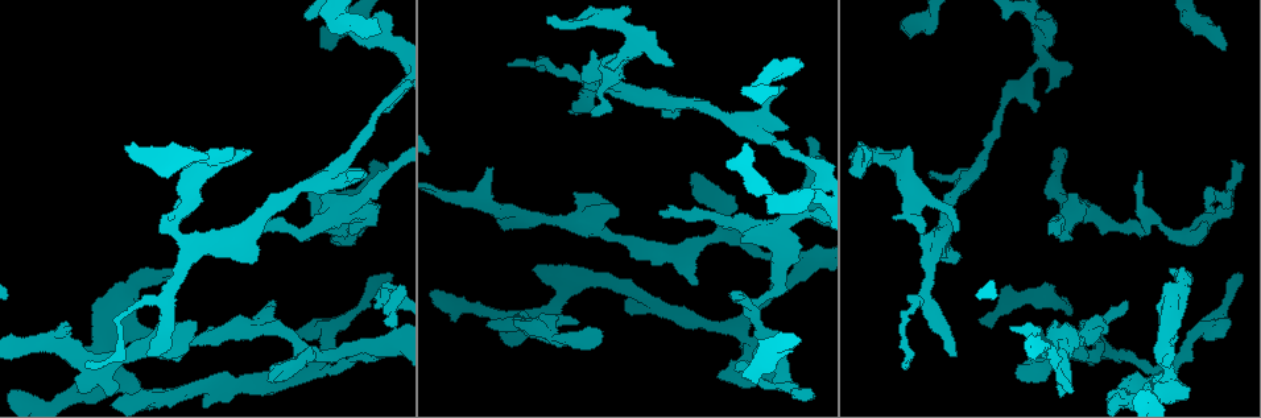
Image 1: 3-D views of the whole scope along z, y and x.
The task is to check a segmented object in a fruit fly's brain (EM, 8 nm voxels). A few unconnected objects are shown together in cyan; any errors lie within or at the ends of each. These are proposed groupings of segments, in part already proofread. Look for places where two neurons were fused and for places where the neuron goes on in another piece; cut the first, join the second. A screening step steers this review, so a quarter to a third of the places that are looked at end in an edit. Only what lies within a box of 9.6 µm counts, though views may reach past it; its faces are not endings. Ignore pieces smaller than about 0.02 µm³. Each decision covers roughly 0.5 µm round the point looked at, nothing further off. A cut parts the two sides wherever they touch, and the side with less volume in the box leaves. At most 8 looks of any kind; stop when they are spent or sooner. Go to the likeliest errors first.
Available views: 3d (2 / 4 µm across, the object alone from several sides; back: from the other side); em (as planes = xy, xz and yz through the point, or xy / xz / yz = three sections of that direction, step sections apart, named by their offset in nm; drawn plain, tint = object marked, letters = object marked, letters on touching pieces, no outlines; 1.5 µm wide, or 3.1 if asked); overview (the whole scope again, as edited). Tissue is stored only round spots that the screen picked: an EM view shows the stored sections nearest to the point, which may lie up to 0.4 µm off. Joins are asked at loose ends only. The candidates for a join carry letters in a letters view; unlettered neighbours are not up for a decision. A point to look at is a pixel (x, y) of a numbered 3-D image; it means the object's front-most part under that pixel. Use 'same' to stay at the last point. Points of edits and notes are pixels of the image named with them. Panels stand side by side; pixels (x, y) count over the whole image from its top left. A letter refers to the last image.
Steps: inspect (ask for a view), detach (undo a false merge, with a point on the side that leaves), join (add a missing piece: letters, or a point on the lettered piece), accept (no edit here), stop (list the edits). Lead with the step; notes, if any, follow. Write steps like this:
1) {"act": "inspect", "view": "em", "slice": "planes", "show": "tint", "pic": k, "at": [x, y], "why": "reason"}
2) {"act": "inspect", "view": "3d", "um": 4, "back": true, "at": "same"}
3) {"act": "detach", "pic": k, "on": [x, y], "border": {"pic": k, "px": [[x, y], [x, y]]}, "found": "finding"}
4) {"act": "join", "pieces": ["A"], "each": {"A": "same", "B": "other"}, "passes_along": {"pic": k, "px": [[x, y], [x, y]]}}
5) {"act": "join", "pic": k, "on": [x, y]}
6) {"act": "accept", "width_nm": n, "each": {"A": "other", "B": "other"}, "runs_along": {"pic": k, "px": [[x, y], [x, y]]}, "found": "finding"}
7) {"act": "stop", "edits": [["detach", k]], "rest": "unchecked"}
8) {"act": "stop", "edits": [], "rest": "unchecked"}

{"act": "inspect", "view": "3d", "um": 4, "back": true, "pic": 1, "at": [386, 321], "why": "an open end"}

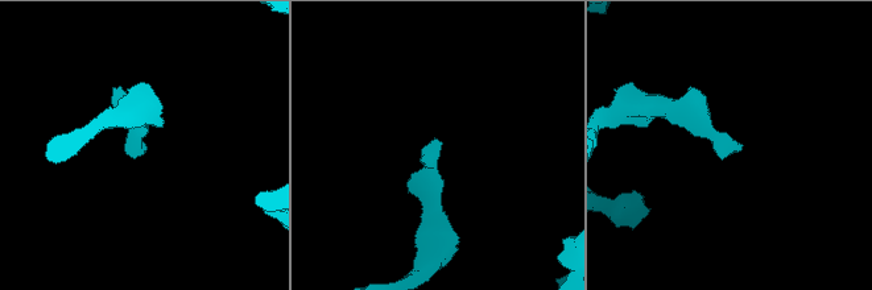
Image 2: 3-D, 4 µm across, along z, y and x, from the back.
{"act": "inspect", "view": "em", "slice": "xy", "step": 8, "show": "tint", "pic": 2, "at": [144, 145]}

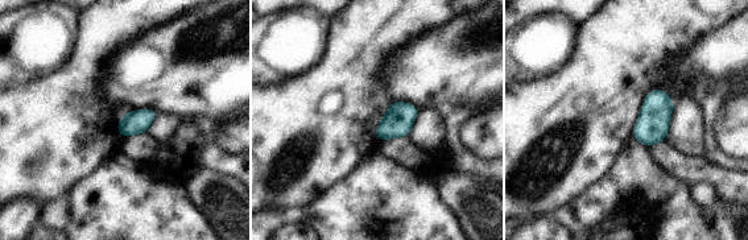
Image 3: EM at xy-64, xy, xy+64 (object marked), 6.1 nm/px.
{"act": "inspect", "view": "em", "slice": "xy", "step": 8, "show": "letters", "at": "same"}

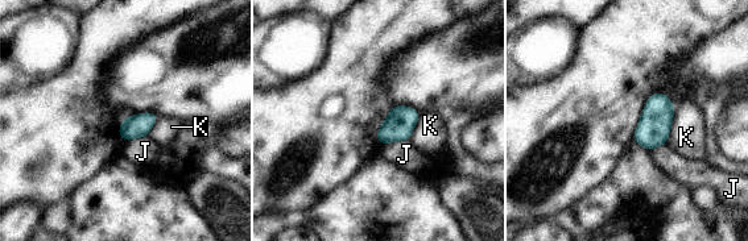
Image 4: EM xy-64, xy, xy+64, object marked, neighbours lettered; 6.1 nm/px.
{"act": "accept", "longest_contact_nm": ["K", 240], "each": {"J": "other", "K": "other"}, "border": {"pic": 4, "px": [[408, 140], [380, 144]]}, "found": "none of them fits"}

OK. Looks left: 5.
{"act": "inspect", "view": "em", "slice": "planes", "show": "letters", "pic": 1, "at": [740, 298], "why": "free end"}

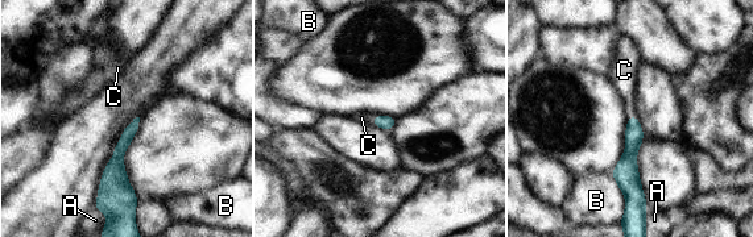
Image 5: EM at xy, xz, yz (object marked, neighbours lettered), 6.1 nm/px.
{"act": "join", "pieces": ["C"], "each": {"A": "other", "B": "other", "C": "same"}, "passes_along": {"pic": 5, "px": [[633, 133], [632, 116], [624, 77]]}, "found": "it goes on there"}

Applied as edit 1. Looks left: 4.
{"act": "inspect", "view": "overview", "why": "see it whole again"}

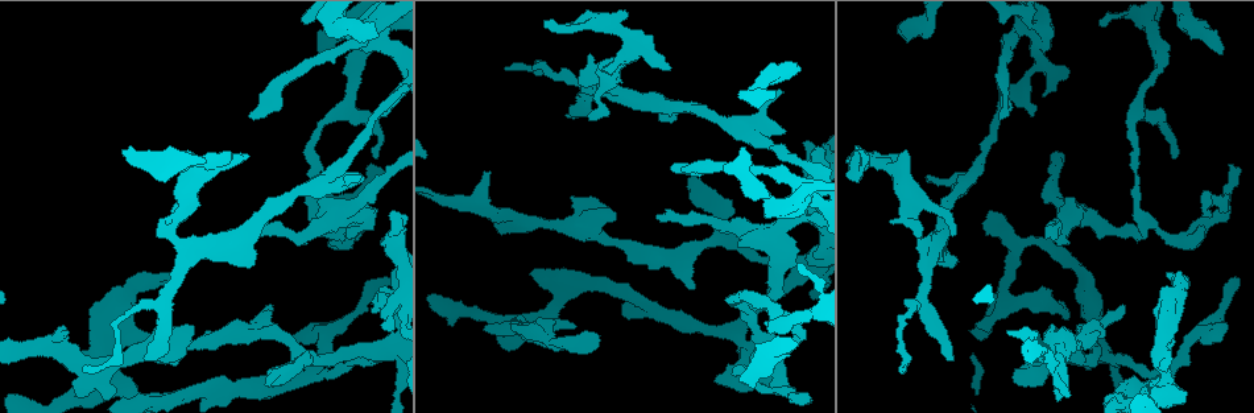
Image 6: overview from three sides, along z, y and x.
{"act": "inspect", "view": "em", "slice": "planes", "show": "plain", "pic": 6, "at": [659, 215], "why": "an open end"}

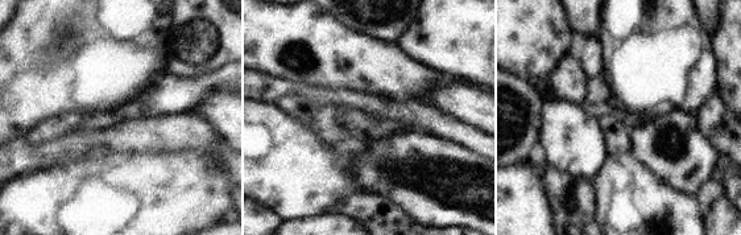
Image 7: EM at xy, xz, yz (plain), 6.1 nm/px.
{"act": "inspect", "view": "em", "slice": "planes", "show": "letters", "at": "same", "why": "what lies round it"}

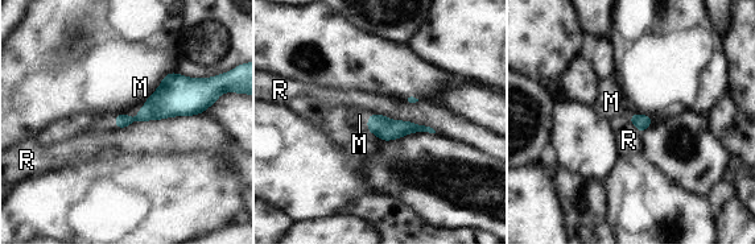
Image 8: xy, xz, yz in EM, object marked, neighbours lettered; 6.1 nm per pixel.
{"act": "join", "pieces": ["M"], "each": {"M": "same", "R": "other"}, "passes_along": {"pic": 8, "px": [[177, 95], [140, 110], [140, 87]]}, "found": "the neuron continues"}

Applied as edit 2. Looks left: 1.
{"act": "stop", "edits": [["join", 5], ["join", 8]], "rest": "unchecked"}

